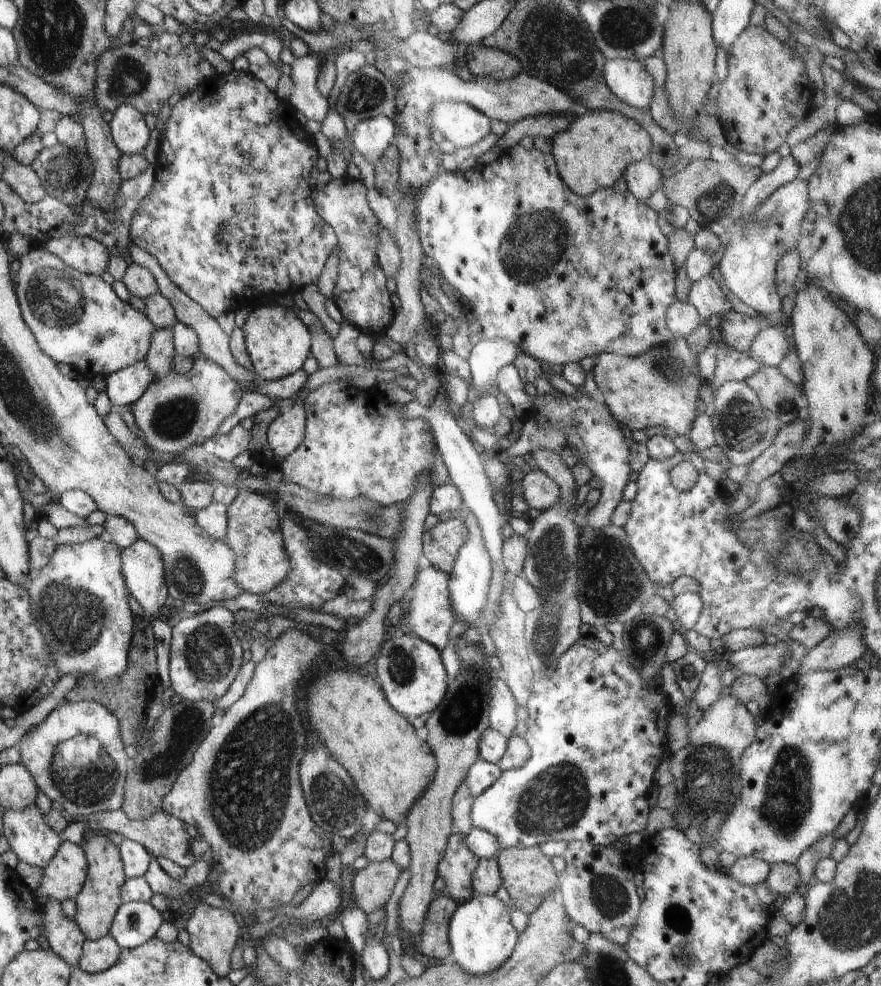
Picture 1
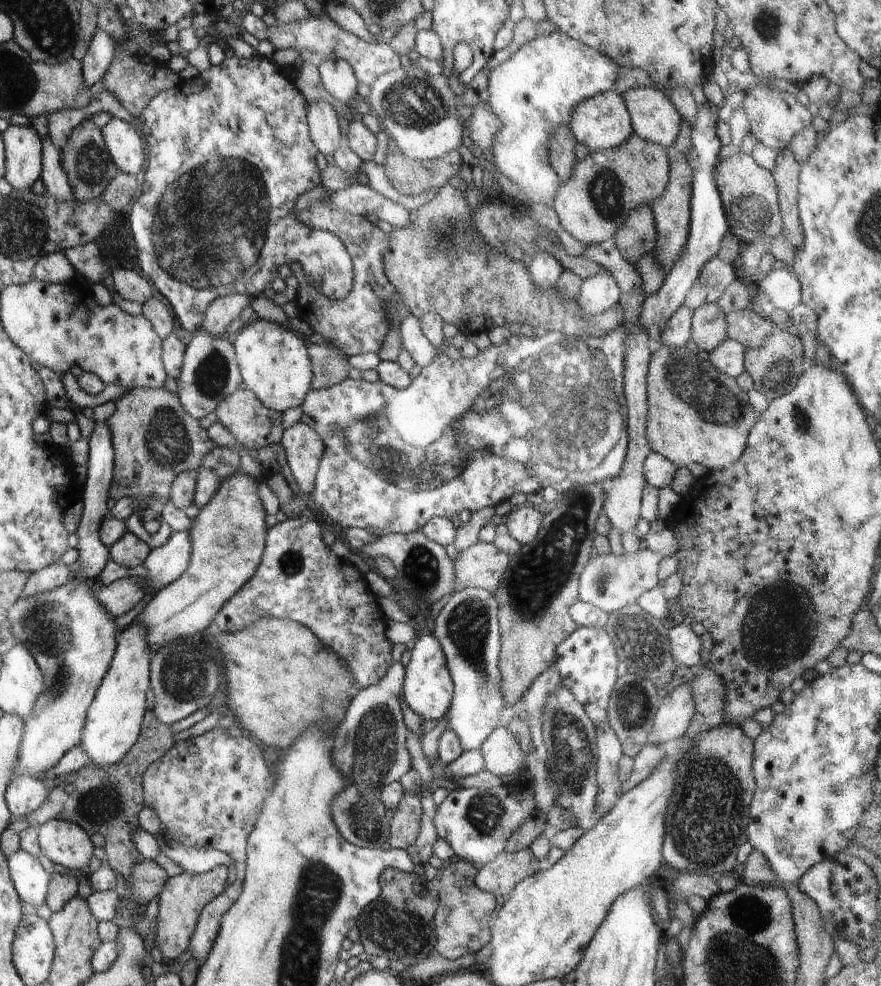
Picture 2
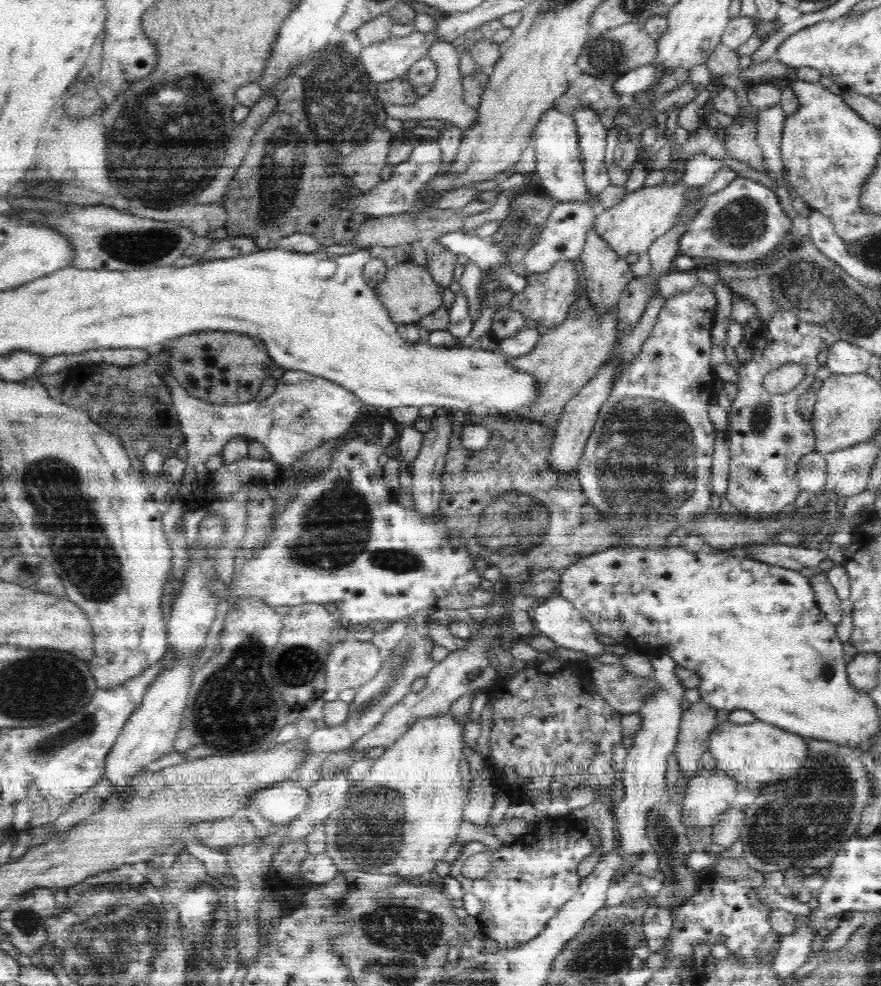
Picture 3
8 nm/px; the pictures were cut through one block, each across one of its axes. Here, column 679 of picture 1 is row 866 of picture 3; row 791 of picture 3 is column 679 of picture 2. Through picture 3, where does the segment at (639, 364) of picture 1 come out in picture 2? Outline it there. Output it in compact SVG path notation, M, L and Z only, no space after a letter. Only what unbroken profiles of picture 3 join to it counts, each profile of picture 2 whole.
M662 345L650 356L646 384L646 436L652 451L665 456L678 468L694 463L714 471L729 467L742 456L760 414L748 401L748 392L736 384L735 378L720 372L707 356L695 355L686 347Z

